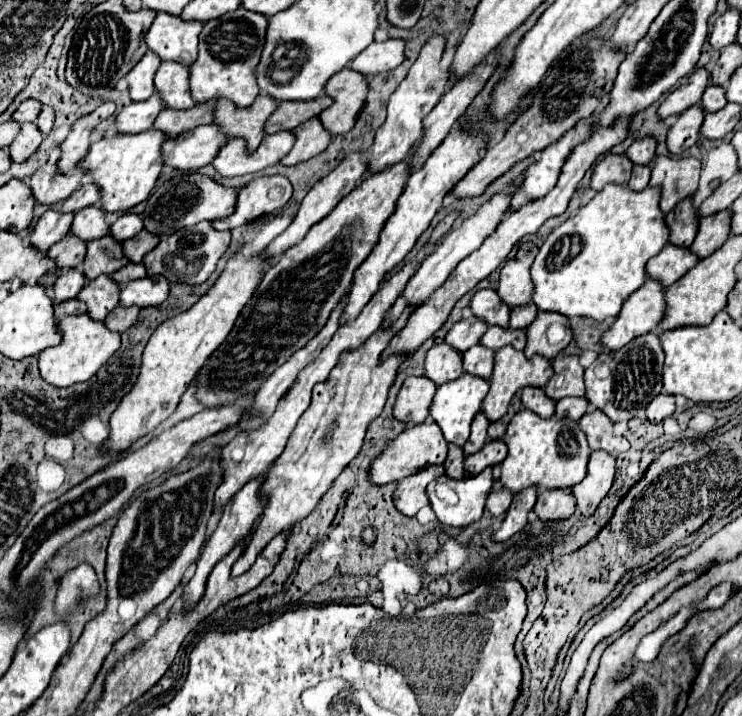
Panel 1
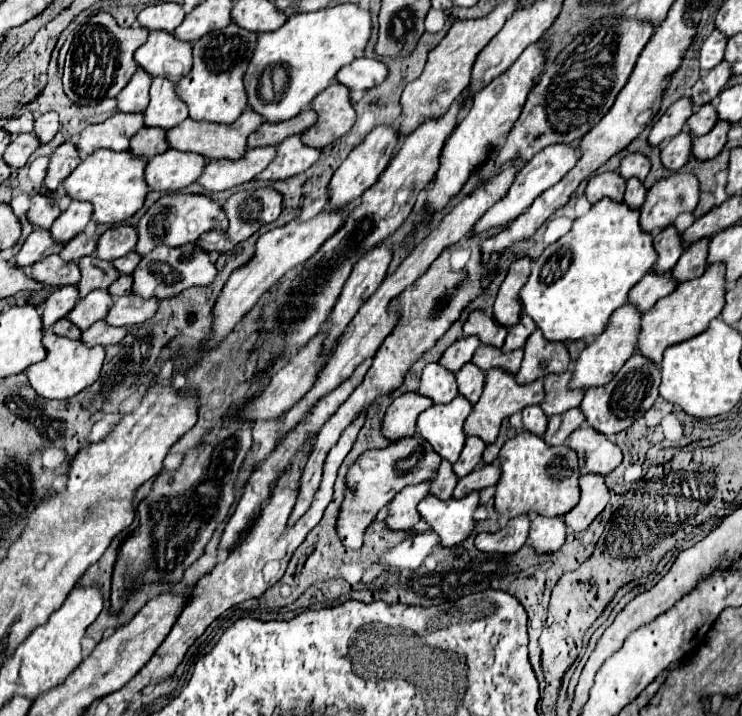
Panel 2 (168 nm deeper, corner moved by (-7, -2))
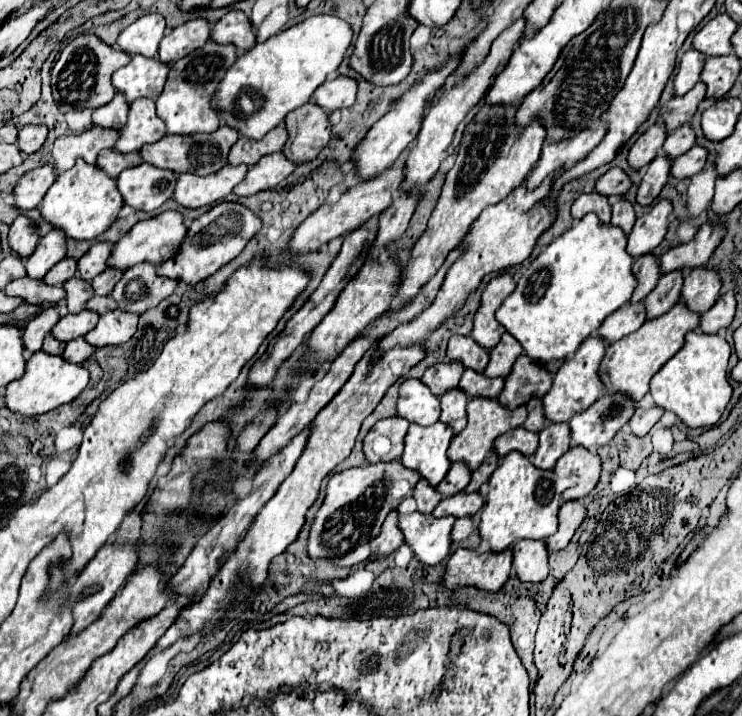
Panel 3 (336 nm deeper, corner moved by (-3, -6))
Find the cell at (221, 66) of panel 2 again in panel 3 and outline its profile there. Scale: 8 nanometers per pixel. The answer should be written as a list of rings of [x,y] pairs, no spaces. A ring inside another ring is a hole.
[[[208,41],[204,47],[178,59],[172,65],[166,87],[156,99],[158,117],[166,121],[166,133],[212,133],[220,127],[220,113],[212,109],[210,101],[216,93],[216,87],[224,79],[224,73],[232,67],[232,63],[236,63],[236,53],[236,45],[216,45],[216,41]]]

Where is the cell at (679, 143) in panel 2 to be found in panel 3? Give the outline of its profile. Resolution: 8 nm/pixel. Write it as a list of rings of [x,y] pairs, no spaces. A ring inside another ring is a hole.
[[[660,153],[650,165],[648,165],[648,171],[646,175],[642,177],[642,183],[638,187],[638,203],[640,205],[650,205],[660,189],[666,185],[668,177],[670,177],[670,165],[672,161],[668,161],[668,157],[664,157],[664,153]]]

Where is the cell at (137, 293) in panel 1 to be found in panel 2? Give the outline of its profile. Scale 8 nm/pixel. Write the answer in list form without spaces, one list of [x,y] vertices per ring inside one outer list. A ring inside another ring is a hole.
[[[136,295],[116,297],[112,309],[108,311],[106,323],[112,327],[132,327],[154,317],[160,301],[144,301]]]

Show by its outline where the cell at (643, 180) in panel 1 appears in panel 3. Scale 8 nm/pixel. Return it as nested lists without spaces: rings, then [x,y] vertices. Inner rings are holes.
[[[620,197],[614,205],[612,205],[612,225],[622,227],[626,233],[632,231],[636,221],[636,213],[634,213],[634,205],[630,201],[626,201],[624,197]]]

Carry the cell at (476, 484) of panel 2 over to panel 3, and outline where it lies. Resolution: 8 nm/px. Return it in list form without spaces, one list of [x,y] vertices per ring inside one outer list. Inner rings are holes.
[[[480,491],[476,493],[456,493],[456,497],[446,497],[440,501],[440,505],[432,511],[434,517],[444,517],[444,515],[454,515],[454,517],[464,517],[464,515],[474,515],[480,507],[484,505],[484,495]]]

